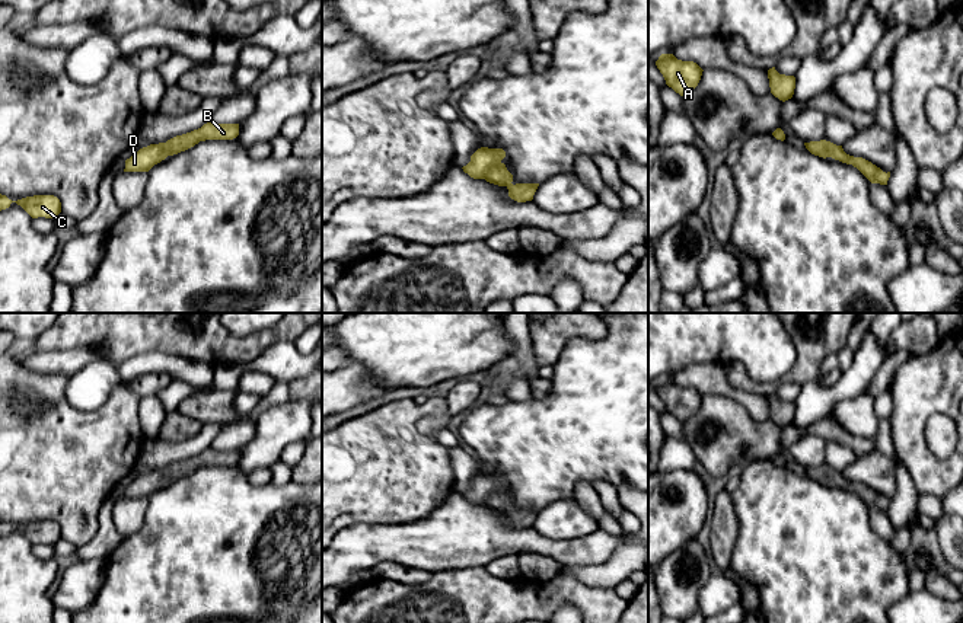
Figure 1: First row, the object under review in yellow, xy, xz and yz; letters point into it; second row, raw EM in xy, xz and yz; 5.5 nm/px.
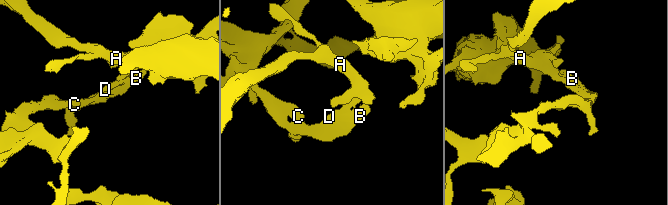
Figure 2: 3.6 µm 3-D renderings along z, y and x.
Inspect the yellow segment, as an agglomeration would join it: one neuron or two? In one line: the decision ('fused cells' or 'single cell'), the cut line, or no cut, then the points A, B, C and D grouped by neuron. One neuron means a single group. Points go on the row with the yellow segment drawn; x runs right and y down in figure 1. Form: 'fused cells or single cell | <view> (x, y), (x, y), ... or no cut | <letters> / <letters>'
single cell | no cut | A B C D

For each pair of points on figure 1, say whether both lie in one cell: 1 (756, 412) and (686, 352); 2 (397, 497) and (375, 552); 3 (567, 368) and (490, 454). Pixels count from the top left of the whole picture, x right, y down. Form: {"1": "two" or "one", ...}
{"1": "two", "2": "two", "3": "one"}

